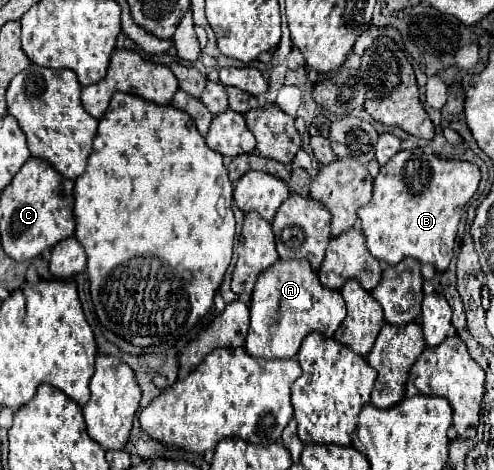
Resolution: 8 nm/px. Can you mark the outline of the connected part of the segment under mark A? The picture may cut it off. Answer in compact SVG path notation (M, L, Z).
M279 260L261 272L255 282L249 312L251 324L245 350L257 358L293 358L307 334L319 332L331 338L347 314L341 294L321 286L317 274L305 260Z

